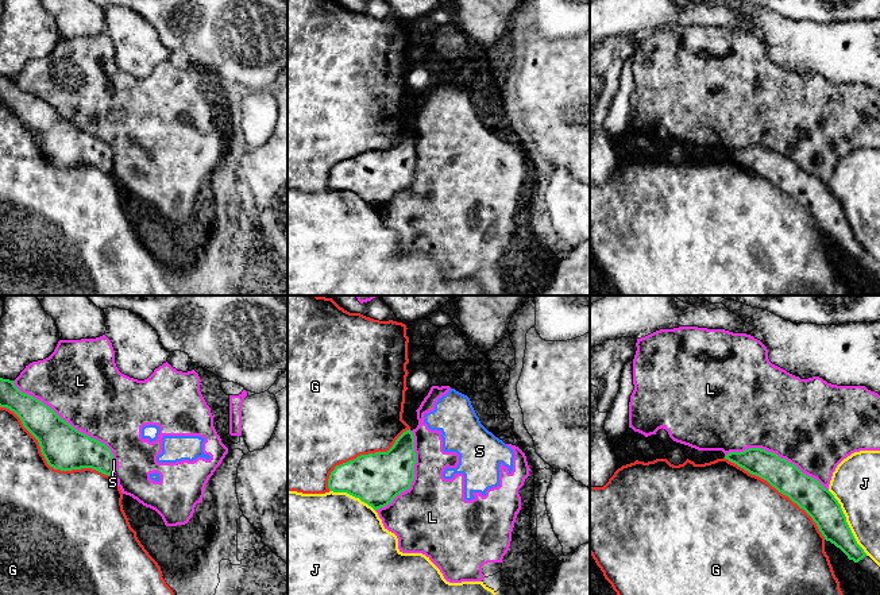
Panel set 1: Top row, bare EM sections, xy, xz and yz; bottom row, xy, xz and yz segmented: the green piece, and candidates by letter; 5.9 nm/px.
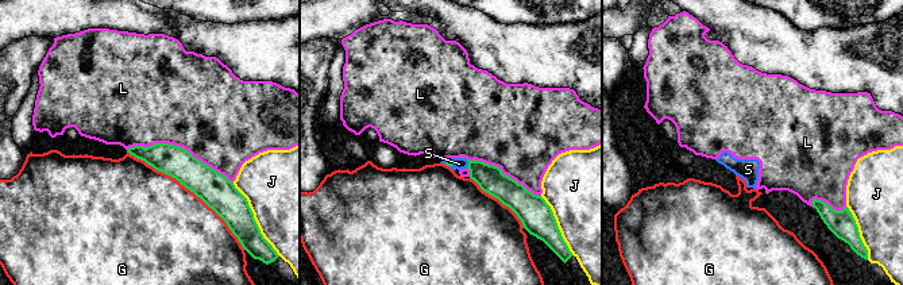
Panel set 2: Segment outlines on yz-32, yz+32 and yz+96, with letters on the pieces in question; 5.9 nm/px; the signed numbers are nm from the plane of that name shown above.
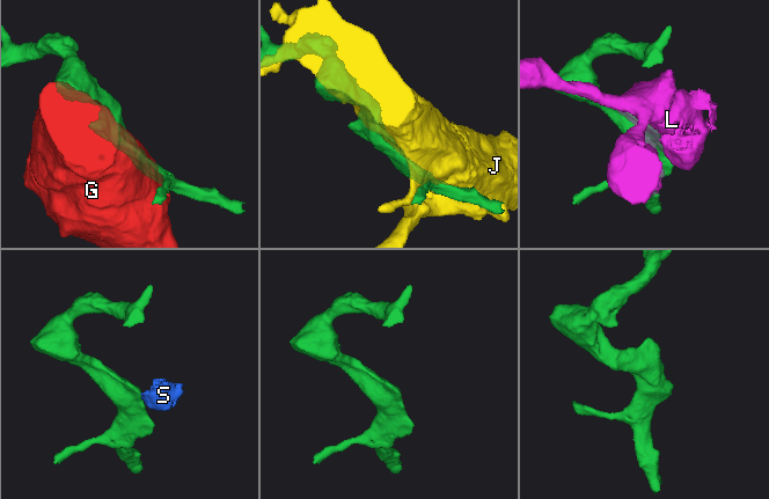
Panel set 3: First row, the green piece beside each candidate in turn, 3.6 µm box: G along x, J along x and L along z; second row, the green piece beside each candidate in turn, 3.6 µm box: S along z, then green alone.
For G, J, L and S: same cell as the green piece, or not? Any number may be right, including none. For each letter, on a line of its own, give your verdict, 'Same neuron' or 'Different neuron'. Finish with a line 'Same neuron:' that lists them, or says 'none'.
G: Different neuron
J: Different neuron
L: Different neuron
S: Different neuron
Same neuron: none

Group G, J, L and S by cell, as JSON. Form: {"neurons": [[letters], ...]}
{"neurons": [["G"], ["J"], ["L", "S"]]}

